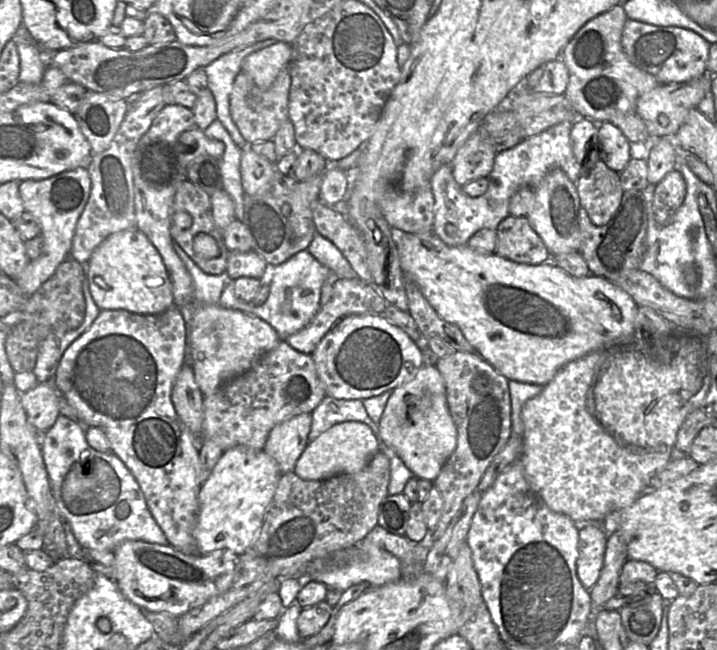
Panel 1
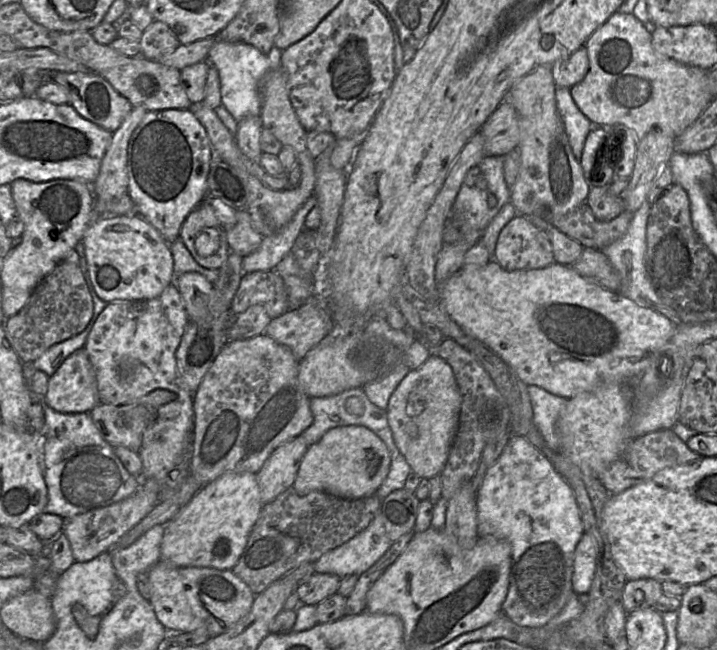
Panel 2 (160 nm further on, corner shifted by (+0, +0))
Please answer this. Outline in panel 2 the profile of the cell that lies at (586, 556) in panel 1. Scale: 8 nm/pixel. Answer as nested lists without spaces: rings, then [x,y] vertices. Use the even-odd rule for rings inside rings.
[[[584,532],[573,561],[572,588],[576,594],[588,594],[596,571],[596,558],[596,543],[589,533]]]

